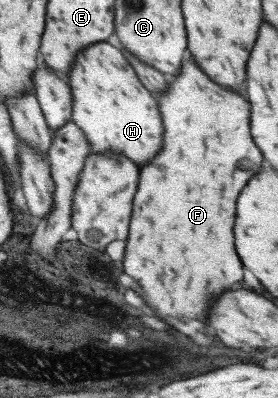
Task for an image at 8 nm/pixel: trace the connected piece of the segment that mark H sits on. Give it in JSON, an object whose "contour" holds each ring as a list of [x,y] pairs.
{"contour":[[[98,42],[94,46],[88,46],[84,54],[80,52],[74,56],[74,64],[66,76],[72,97],[70,118],[82,130],[90,146],[90,153],[114,152],[116,156],[126,156],[128,160],[132,160],[132,164],[140,167],[148,164],[148,160],[162,150],[161,116],[155,96],[142,86],[123,53],[106,42]]]}

